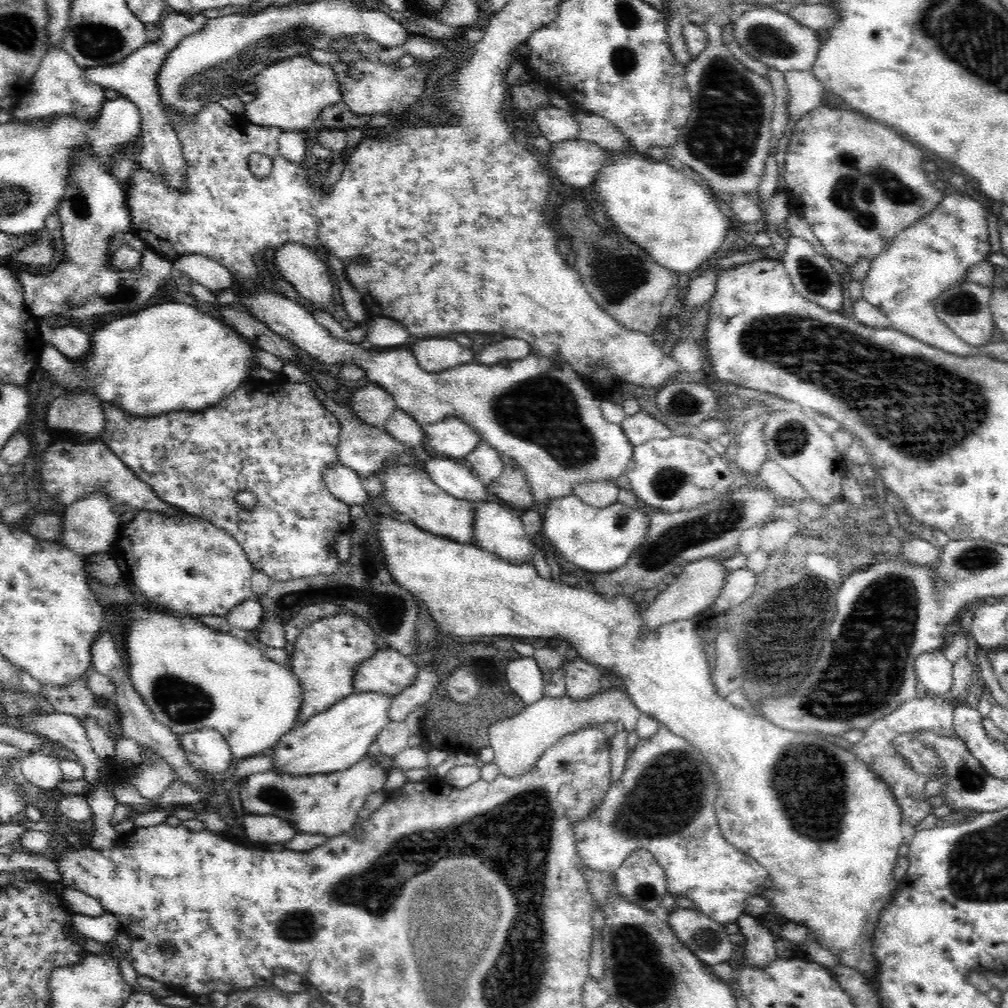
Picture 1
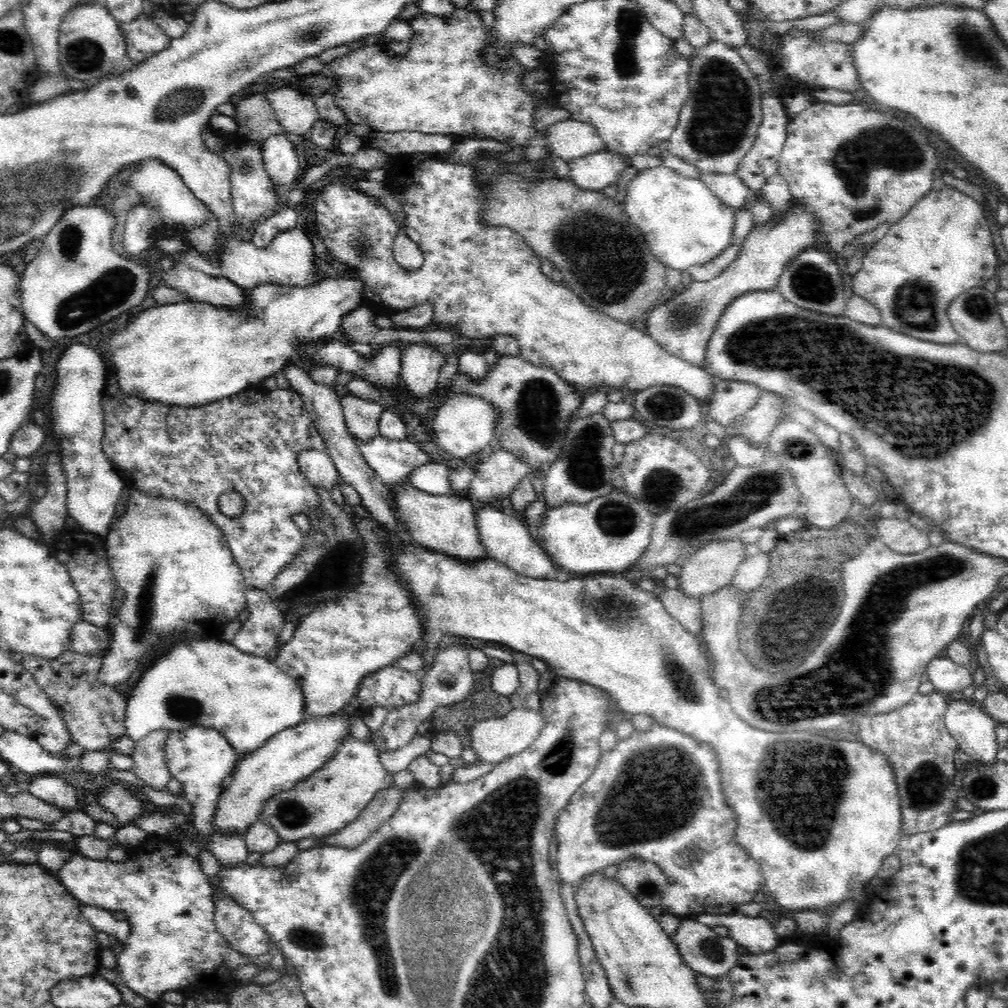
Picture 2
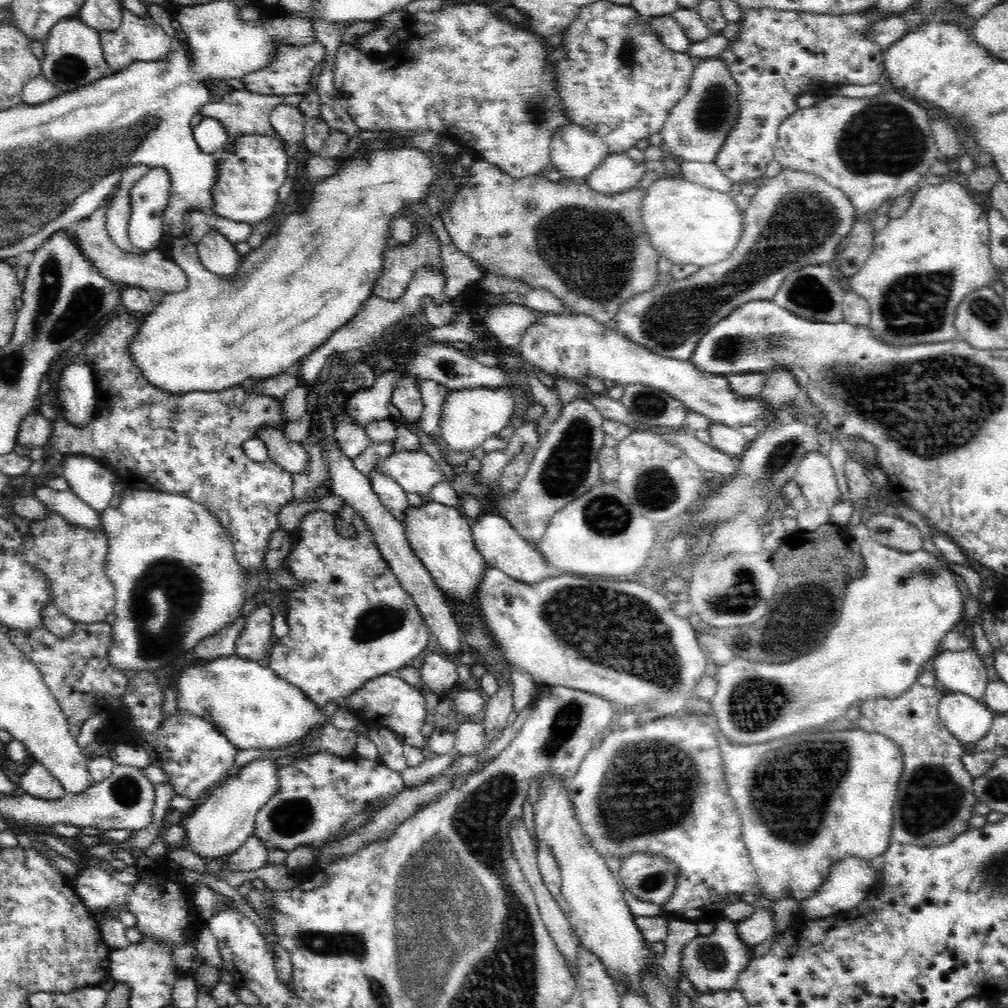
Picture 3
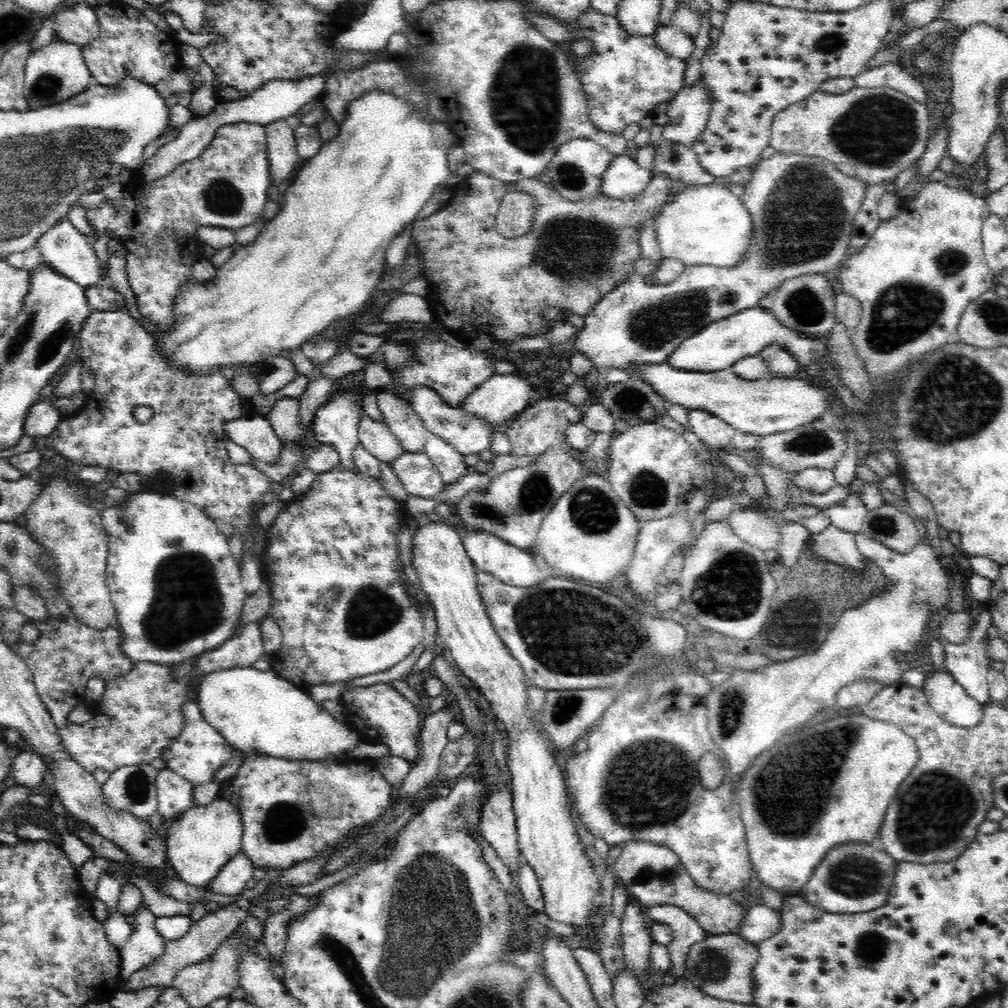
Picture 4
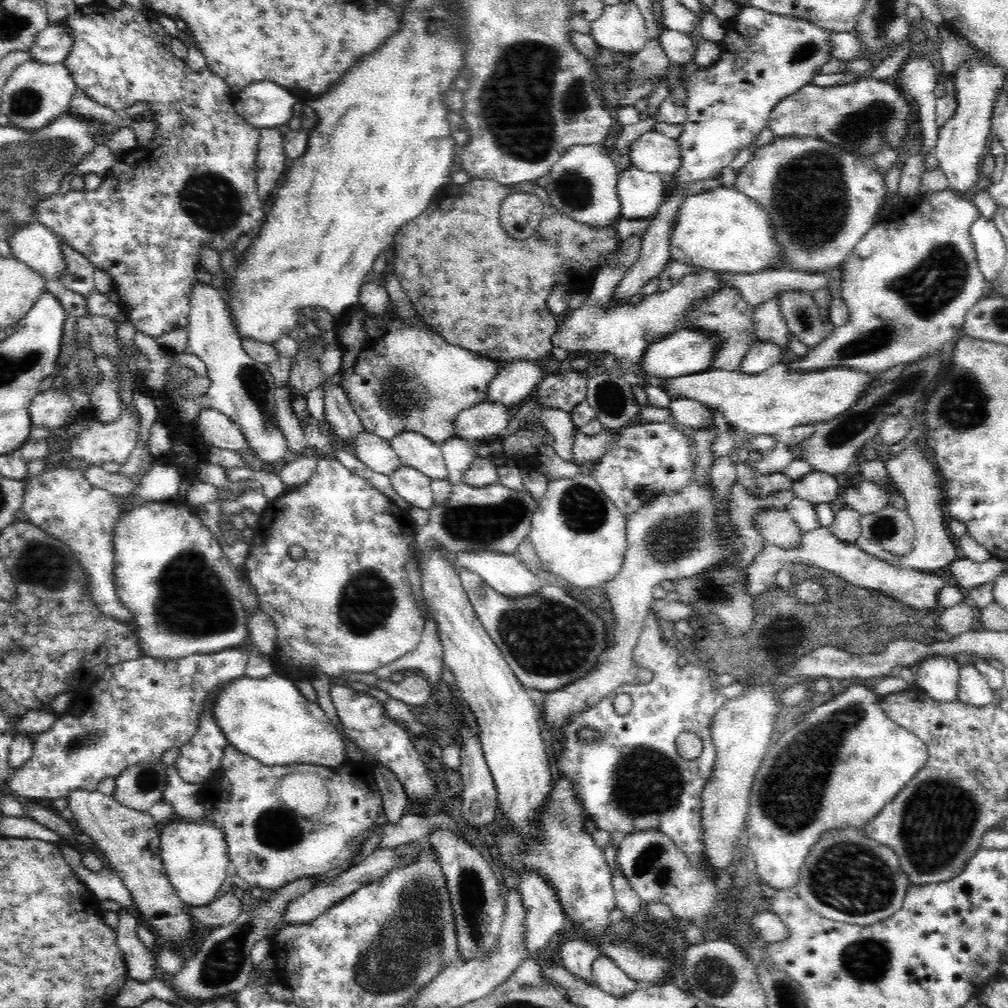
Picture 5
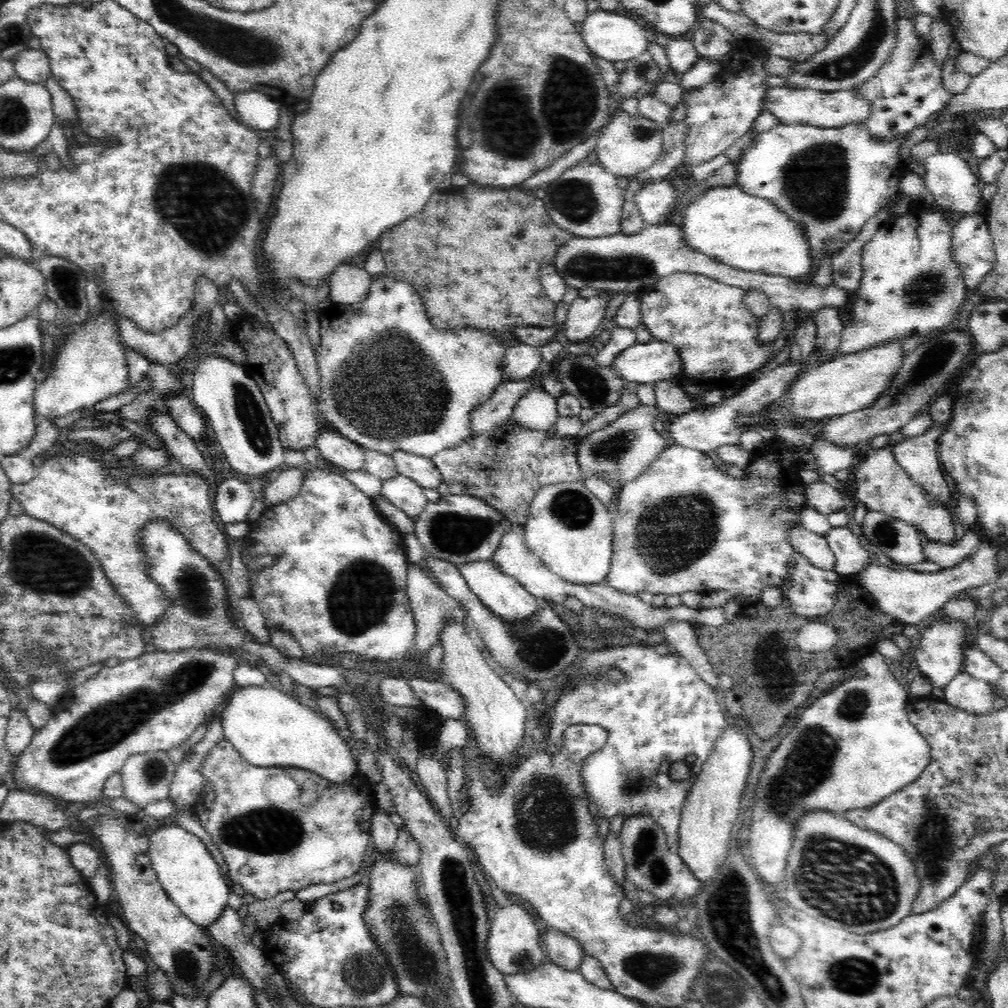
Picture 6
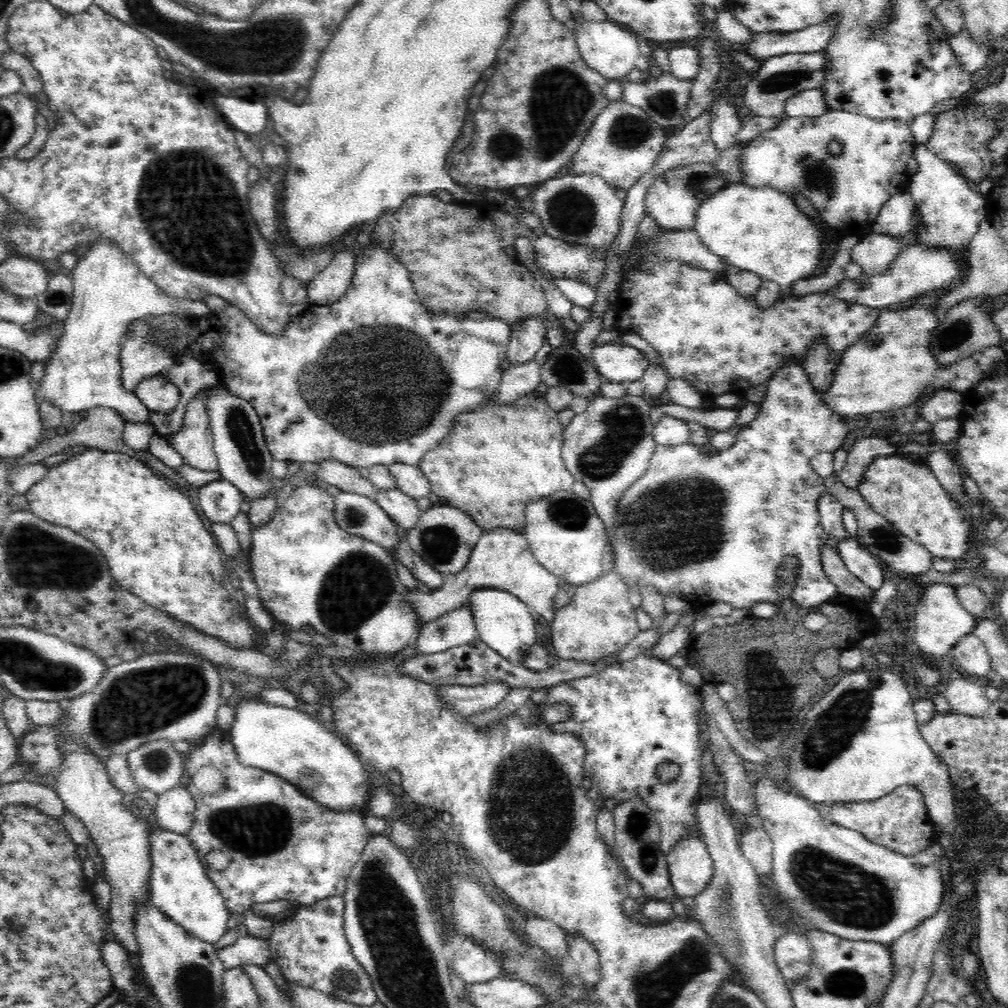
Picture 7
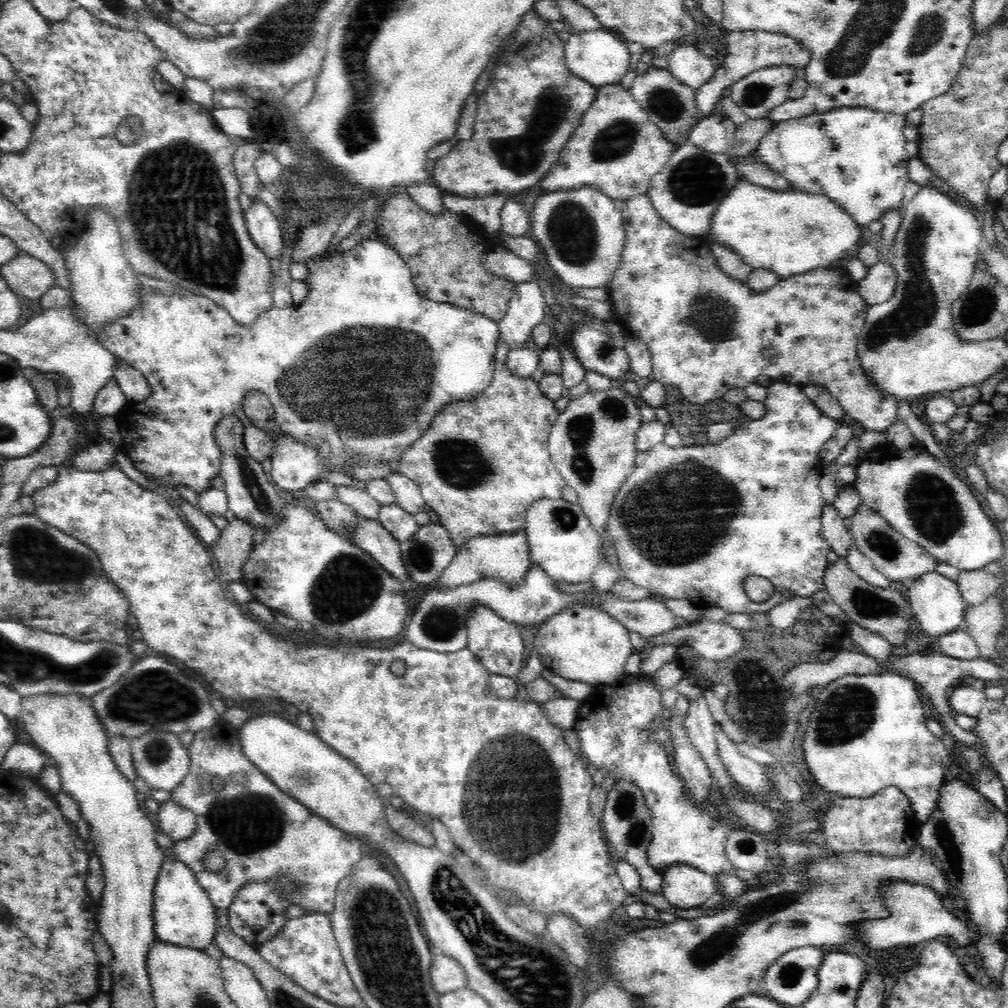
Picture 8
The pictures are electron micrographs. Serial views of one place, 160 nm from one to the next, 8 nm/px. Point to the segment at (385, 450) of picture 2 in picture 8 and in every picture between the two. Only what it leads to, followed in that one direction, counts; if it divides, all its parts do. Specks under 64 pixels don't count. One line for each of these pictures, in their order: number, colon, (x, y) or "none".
3: (416, 471)
4: (419, 477)
5: (413, 486)
6: (404, 493)
7: (404, 510)
8: (402, 525)

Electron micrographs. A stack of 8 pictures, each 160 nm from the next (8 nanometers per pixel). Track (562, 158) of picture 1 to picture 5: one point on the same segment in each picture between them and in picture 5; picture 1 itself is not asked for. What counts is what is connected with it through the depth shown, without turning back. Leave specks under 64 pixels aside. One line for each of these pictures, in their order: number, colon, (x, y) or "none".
2: (594, 172)
3: (618, 173)
4: (624, 179)
5: (641, 194)

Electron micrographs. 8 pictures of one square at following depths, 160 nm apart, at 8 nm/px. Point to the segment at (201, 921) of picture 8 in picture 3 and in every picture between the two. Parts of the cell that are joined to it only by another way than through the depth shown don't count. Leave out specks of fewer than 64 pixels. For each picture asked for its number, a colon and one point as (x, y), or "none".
3: (220, 825)
4: (199, 844)
5: (195, 854)
6: (189, 875)
7: (179, 885)

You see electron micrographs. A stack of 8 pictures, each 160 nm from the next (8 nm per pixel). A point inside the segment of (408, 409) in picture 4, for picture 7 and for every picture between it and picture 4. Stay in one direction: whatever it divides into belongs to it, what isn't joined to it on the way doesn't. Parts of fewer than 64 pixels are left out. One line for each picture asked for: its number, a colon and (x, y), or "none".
5: (415, 450)
6: (421, 469)
7: (410, 479)

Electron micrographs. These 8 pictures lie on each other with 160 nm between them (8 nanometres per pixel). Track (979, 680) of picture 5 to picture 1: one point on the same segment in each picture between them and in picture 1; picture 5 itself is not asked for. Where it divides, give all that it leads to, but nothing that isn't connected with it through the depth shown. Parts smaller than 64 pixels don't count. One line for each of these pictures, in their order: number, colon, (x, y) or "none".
1: (935, 672)
2: (946, 676)
3: (964, 672)
4: (968, 663)

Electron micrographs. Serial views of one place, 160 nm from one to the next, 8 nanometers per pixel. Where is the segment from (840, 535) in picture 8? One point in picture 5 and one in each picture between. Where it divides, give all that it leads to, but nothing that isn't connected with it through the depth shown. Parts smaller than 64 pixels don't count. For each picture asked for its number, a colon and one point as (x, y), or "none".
5: (816, 487)
6: (822, 495)
7: (830, 509)

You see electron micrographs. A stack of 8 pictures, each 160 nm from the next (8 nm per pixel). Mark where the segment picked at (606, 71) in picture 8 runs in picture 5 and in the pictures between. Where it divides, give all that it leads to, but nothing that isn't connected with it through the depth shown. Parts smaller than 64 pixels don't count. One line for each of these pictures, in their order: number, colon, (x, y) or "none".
5: (621, 27)
6: (614, 36)
7: (612, 51)

